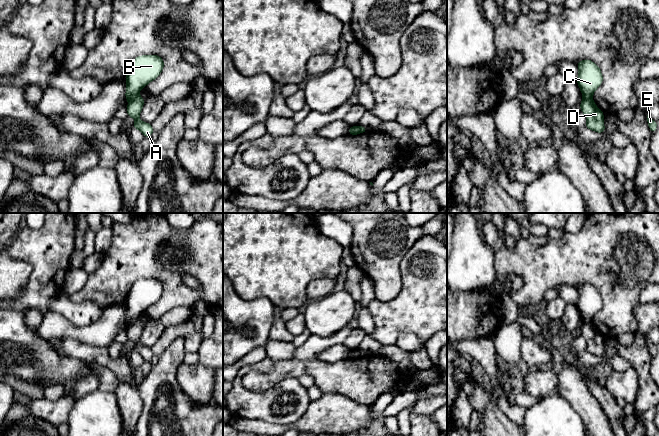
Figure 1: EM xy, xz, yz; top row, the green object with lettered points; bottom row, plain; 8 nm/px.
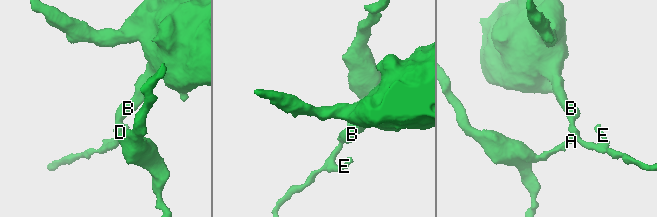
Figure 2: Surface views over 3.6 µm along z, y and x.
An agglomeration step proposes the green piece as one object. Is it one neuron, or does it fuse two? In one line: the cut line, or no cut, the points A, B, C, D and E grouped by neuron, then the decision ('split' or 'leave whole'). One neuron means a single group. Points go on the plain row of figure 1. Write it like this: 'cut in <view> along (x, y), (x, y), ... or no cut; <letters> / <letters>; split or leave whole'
cut in xy along (137, 319), (129, 324); A D E / B C; split

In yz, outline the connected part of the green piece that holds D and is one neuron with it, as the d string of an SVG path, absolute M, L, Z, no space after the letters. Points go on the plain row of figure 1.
M583 321L580 328L580 334L585 338L587 343L585 352L598 357L605 356L603 347L604 337L595 329L592 322Z

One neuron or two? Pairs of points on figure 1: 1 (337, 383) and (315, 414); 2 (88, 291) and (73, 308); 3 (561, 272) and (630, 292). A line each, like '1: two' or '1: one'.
1: two
2: two
3: one

